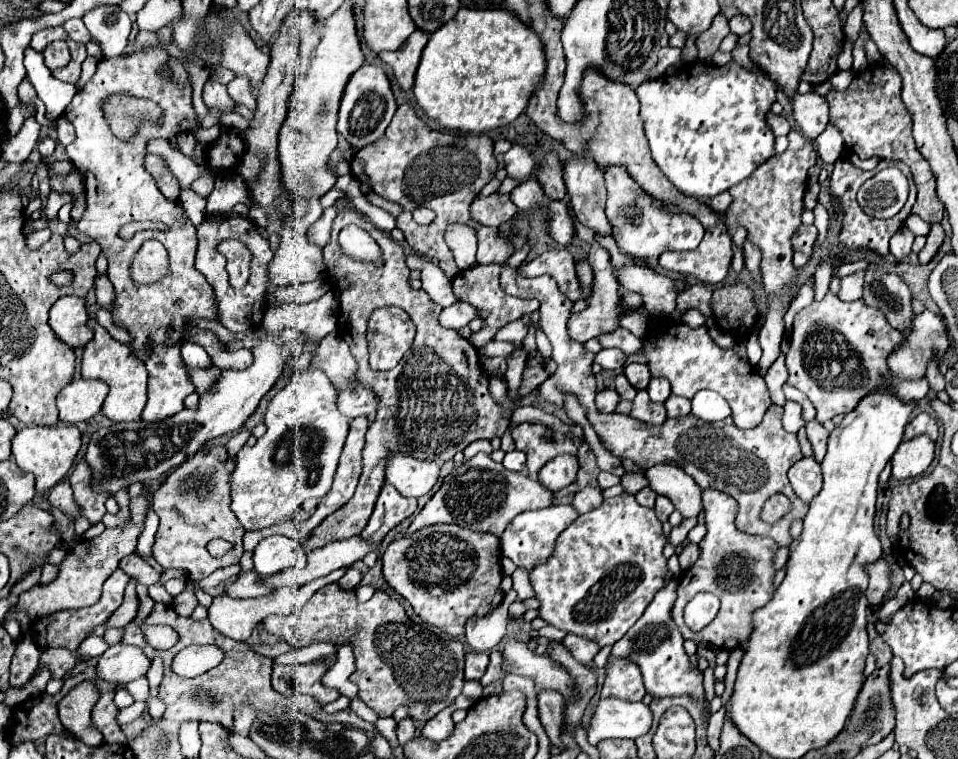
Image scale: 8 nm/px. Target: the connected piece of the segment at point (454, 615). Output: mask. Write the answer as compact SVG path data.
M456 524L428 526L414 532L414 536L410 538L394 540L382 554L382 576L392 590L396 590L402 598L410 602L414 612L424 622L440 628L452 638L464 634L466 620L474 616L486 616L504 598L504 592L500 590L502 564L500 564L498 538L488 532L474 532L470 528L462 528Z

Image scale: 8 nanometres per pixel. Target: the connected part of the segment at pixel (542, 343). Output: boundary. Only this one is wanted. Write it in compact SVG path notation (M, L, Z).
M539 322L533 323L536 329L536 344L538 352L543 356L545 362L552 360L552 346L547 336L543 332Z

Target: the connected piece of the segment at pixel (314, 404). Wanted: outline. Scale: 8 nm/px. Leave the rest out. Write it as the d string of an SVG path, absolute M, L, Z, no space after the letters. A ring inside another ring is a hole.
M320 370L298 372L286 388L278 392L278 400L272 400L266 412L266 438L278 438L278 446L262 446L262 454L238 454L236 468L230 478L232 490L232 512L246 530L262 530L282 520L296 516L296 510L306 498L322 498L330 492L334 472L338 466L338 456L342 452L348 420L336 408L336 390L328 376Z

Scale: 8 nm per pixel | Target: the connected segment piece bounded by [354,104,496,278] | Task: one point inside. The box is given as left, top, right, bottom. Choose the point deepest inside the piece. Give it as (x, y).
(412, 165)

